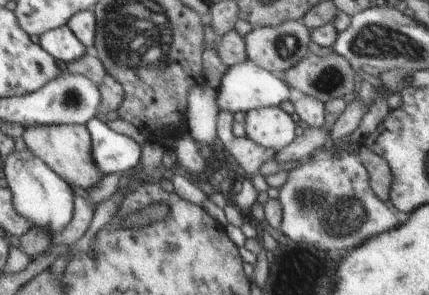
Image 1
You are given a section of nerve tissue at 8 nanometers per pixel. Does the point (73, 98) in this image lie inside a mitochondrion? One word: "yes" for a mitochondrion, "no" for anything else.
yes

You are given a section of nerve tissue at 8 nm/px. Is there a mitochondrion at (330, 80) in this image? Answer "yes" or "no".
yes

